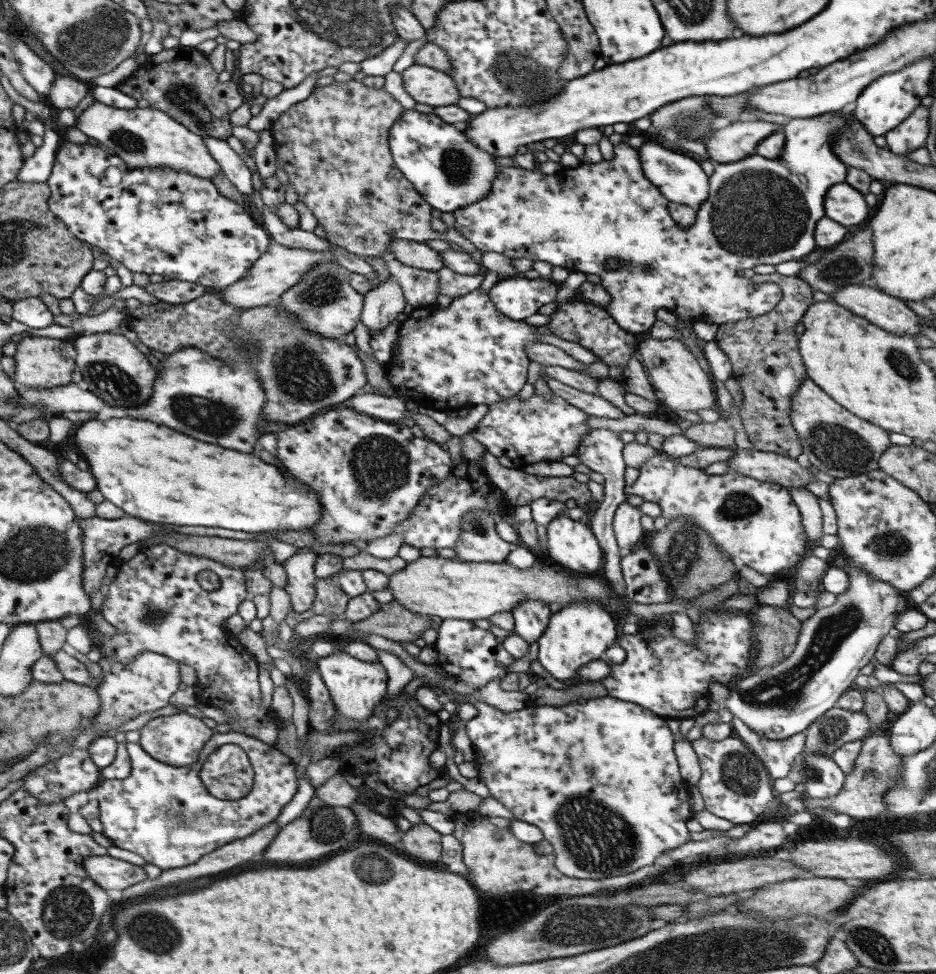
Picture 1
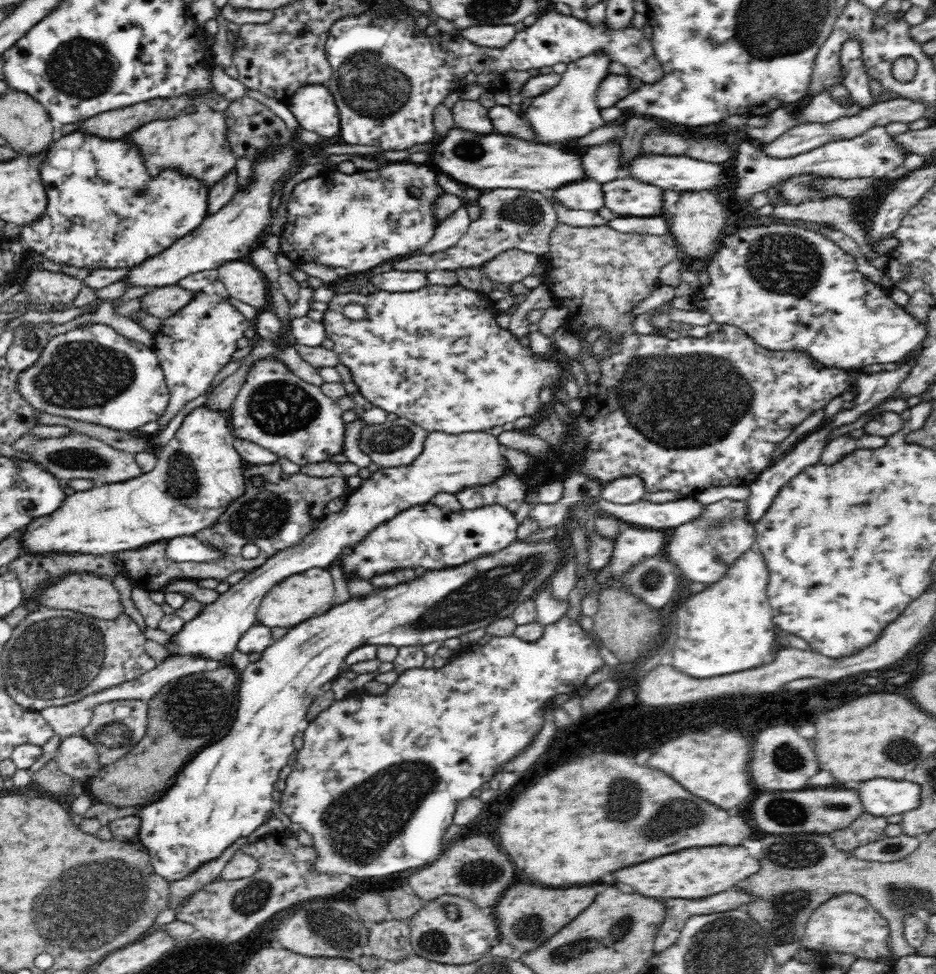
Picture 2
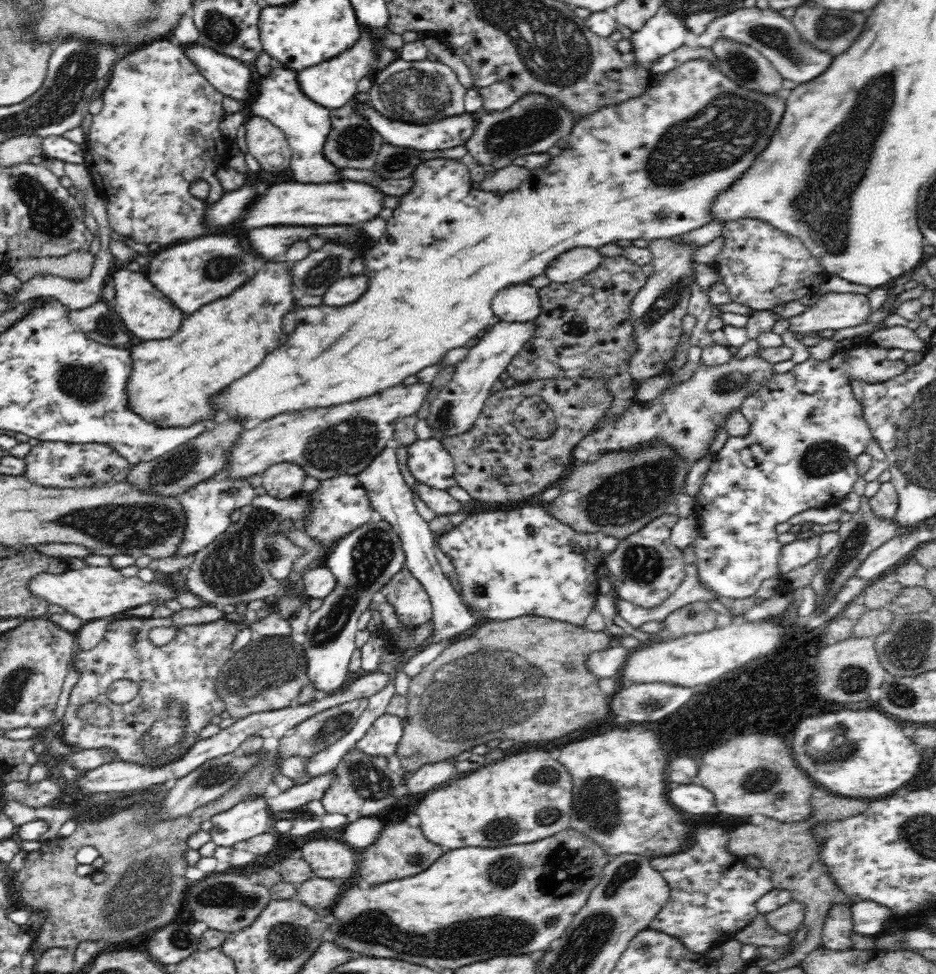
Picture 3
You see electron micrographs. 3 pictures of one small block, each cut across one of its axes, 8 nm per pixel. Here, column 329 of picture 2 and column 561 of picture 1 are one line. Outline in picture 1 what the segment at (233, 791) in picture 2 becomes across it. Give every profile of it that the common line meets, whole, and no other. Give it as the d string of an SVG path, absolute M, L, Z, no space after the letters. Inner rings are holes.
M577 602L575 604L567 604L562 606L554 613L550 613L548 622L545 626L545 630L541 633L537 640L537 664L547 670L547 674L565 684L572 684L578 680L577 668L583 666L583 664L599 659L601 654L604 654L605 650L617 640L615 634L615 624L613 624L613 615L609 616L607 610L599 605L597 602Z

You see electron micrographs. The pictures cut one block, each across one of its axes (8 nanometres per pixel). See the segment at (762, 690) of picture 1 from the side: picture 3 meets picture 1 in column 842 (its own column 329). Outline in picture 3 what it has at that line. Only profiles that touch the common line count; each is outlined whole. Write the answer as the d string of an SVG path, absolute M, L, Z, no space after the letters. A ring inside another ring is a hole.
M375 519L365 526L360 526L347 534L340 542L332 548L328 554L326 566L336 577L336 587L322 599L322 605L318 610L311 612L308 619L305 640L303 642L303 652L307 658L307 676L311 683L319 690L320 694L330 694L338 691L344 682L348 680L348 663L354 654L356 642L355 636L358 632L358 619L364 612L372 611L372 604L381 599L381 592L386 588L386 584L391 582L391 578L405 567L405 552L400 537L396 530L388 522Z

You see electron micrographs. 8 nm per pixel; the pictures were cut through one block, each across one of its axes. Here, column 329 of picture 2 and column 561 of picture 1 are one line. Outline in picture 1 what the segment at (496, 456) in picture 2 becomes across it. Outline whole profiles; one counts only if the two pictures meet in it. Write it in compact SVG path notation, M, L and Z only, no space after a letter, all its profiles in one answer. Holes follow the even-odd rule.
M557 514L546 527L548 557L555 567L567 568L572 574L591 575L601 568L603 553L585 523L574 522Z

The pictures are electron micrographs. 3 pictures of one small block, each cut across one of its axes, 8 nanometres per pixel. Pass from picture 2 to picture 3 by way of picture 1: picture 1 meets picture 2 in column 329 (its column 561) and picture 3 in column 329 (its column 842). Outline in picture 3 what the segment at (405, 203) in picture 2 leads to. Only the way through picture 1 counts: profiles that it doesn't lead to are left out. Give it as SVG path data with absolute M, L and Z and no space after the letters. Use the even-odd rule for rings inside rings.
M274 60L266 76L255 74L252 98L244 103L244 107L248 107L253 116L264 118L284 131L288 144L292 148L289 167L296 182L306 182L306 184L336 182L339 168L329 163L322 155L331 128L331 112L328 108L309 100L308 95L300 88L298 73L298 70L286 68Z

